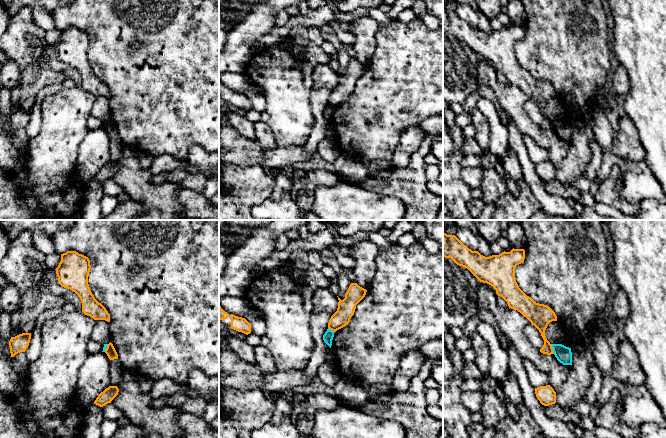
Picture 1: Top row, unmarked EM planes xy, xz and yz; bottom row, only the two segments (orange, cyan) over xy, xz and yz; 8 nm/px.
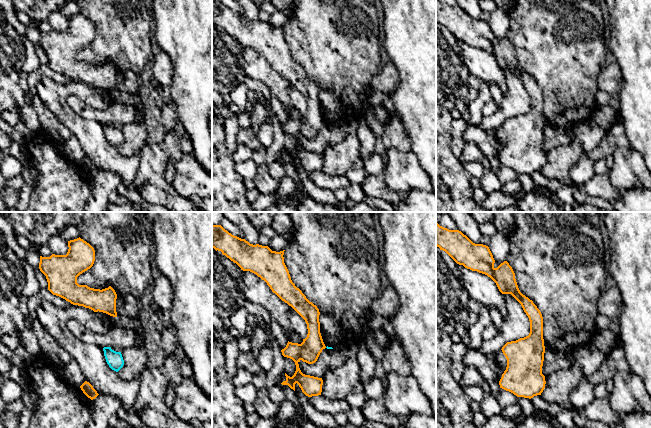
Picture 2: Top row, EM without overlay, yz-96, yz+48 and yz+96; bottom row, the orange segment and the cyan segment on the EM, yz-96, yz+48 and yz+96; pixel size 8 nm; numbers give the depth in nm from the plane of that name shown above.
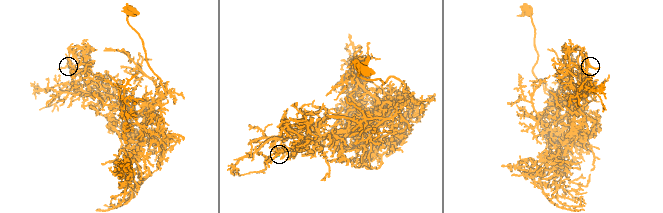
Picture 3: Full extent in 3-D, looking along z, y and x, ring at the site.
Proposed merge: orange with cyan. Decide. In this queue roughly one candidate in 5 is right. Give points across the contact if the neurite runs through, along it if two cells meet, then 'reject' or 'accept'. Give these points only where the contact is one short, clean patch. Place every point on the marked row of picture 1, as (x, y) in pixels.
border along yz (551, 344), (554, 353); reject

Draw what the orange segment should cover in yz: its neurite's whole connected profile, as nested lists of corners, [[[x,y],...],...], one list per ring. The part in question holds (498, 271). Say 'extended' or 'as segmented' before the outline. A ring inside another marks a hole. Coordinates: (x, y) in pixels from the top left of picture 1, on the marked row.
as segmented; [[[443,232],[443,257],[451,258],[457,265],[467,268],[480,282],[491,285],[509,308],[520,312],[539,330],[544,340],[540,352],[554,354],[545,330],[550,322],[557,321],[555,312],[549,306],[536,303],[527,296],[515,279],[515,268],[525,259],[524,249],[513,248],[510,252],[485,257],[478,251],[469,249],[455,235]]]

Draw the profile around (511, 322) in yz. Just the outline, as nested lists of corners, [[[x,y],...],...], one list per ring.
[[[479,282],[477,307],[488,309],[492,313],[504,336],[512,342],[521,359],[532,362],[538,370],[547,373],[549,385],[556,392],[566,381],[569,370],[557,360],[554,354],[543,354],[530,343],[524,328],[531,322],[517,310],[499,306],[497,296],[483,282]]]

